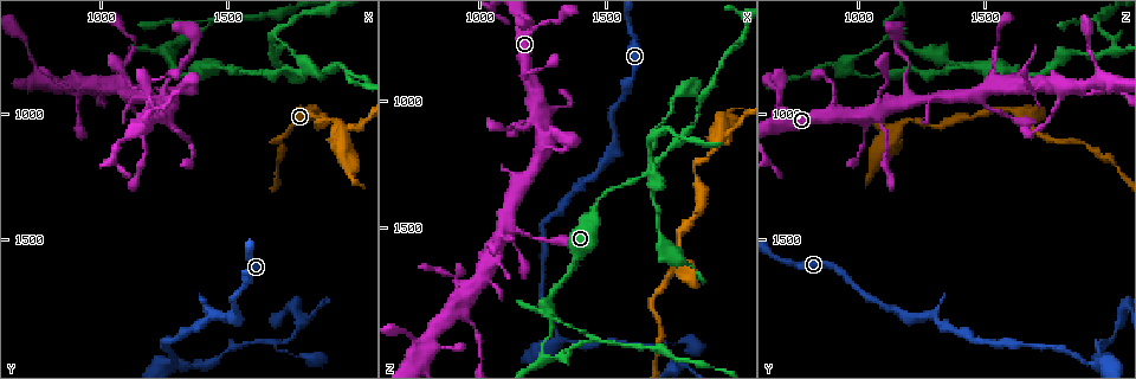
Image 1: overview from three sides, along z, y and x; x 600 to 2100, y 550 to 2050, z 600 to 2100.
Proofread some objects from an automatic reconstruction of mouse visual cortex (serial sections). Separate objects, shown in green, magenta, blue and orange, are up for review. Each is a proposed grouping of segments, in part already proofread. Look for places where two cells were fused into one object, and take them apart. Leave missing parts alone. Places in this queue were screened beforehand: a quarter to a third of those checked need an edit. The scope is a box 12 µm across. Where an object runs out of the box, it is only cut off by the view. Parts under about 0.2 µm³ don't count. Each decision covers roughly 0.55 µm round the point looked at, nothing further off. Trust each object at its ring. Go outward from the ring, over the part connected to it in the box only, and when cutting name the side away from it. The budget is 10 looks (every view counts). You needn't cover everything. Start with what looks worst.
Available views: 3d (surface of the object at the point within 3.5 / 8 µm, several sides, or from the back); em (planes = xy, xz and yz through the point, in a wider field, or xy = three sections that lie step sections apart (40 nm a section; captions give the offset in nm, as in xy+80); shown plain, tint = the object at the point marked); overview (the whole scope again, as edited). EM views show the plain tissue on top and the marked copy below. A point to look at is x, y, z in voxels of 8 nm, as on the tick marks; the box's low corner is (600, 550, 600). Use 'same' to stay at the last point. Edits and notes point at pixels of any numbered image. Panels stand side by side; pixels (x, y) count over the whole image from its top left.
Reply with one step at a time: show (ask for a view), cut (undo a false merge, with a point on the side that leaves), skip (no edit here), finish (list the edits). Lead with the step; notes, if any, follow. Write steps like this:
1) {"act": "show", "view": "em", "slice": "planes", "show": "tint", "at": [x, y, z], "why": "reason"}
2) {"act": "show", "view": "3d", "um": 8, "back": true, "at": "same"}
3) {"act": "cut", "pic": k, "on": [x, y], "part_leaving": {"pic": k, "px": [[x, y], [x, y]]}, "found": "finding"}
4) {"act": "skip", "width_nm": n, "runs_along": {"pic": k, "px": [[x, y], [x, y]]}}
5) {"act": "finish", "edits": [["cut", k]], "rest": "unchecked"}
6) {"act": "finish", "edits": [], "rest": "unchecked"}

{"act": "show", "view": "3d", "um": 3.5, "at": [1270, 750, 2020], "why": "sharp bend"}

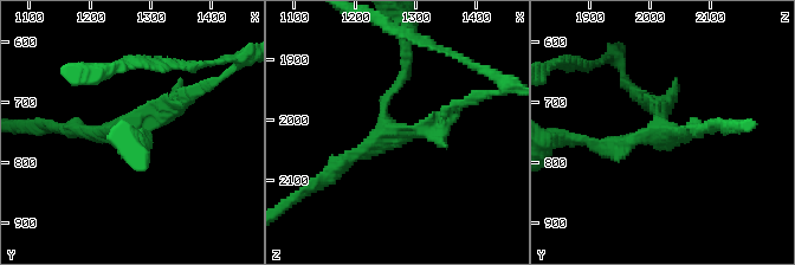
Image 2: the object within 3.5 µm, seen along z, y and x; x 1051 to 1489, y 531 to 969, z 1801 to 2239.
{"act": "show", "view": "em", "slice": "planes", "show": "tint", "at": [1265, 750, 2015], "arms": 3, "arm_widths_nm": [150, 200, 200], "why": "now the EM"}

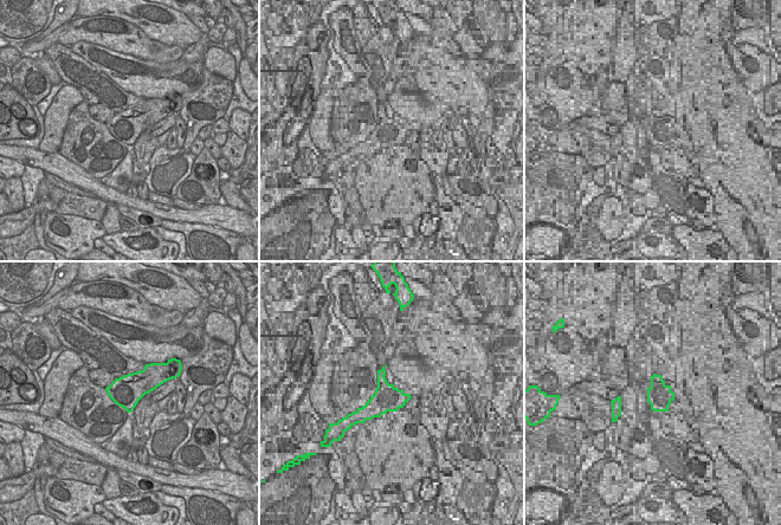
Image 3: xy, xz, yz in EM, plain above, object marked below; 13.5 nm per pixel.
{"act": "show", "view": "em", "slice": "xy", "step": 1, "show": "tint", "at": "same", "why": "another direction"}

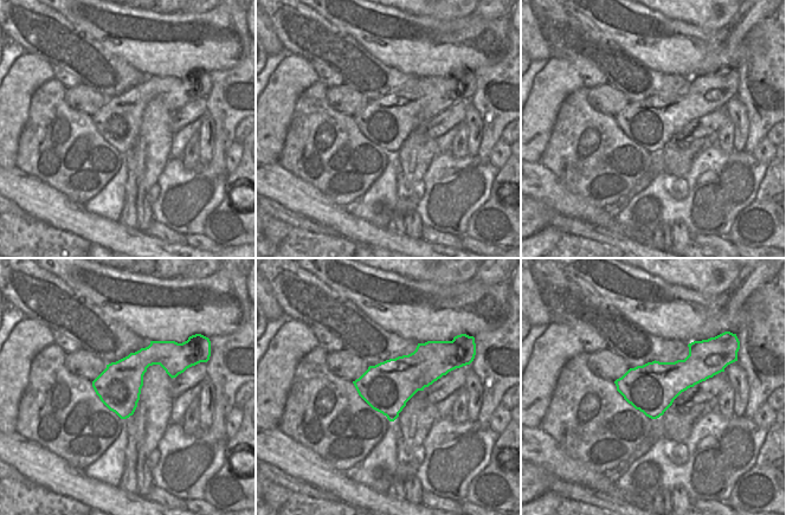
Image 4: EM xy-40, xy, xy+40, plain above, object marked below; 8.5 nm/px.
{"act": "skip", "runs_along": {"pic": 2, "px": [[596, 147], [664, 133], [642, 99]]}, "found": "continuous, no second cell"}

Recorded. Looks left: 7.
{"act": "show", "view": "3d", "um": 3.5, "at": [1950, 1050, 1150], "why": "two arms in line, one across"}

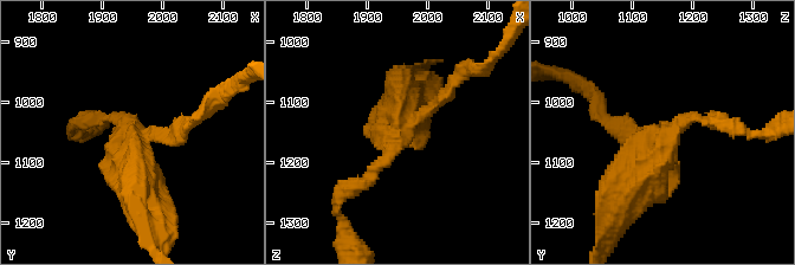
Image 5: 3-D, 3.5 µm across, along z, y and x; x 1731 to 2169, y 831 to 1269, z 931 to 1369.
{"act": "cut", "pic": 5, "on": [628, 166], "part_leaving": {"pic": 5, "px": [[679, 125], [627, 166], [621, 213]]}, "found": "two cells meet here"}

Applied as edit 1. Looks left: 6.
{"act": "show", "view": "overview", "why": "redraw"}

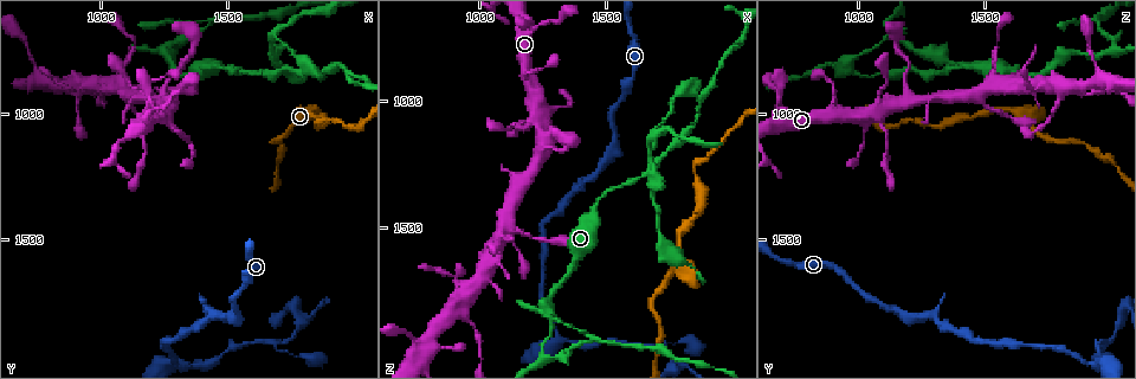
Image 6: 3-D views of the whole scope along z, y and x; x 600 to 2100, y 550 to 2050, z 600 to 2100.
{"act": "show", "view": "3d", "um": 3.5, "back": true, "at": [1890, 840, 980], "why": "three-way junction"}

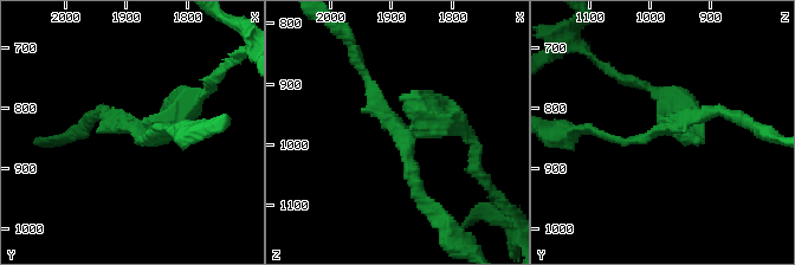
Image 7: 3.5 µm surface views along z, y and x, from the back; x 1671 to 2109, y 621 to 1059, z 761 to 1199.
{"act": "show", "view": "em", "slice": "xy", "step": 5, "show": "tint", "at": [1880, 835, 980], "arms": 3, "arm_widths_nm": [100, 200, 350]}

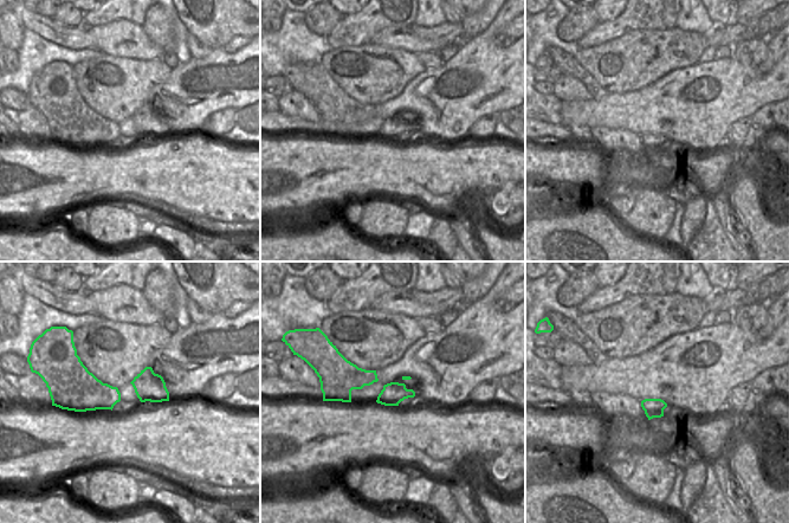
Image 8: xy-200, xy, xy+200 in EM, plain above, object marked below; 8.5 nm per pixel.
{"act": "cut", "pic": 7, "on": [435, 98], "part_leaving": {"pic": 7, "px": [[413, 128], [457, 124], [479, 173]]}, "found": "a second cell is stuck on"}

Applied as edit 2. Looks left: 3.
{"act": "show", "view": "3d", "um": 3.5, "back": true, "at": [950, 900, 1820], "why": "thin arm on a thick one"}

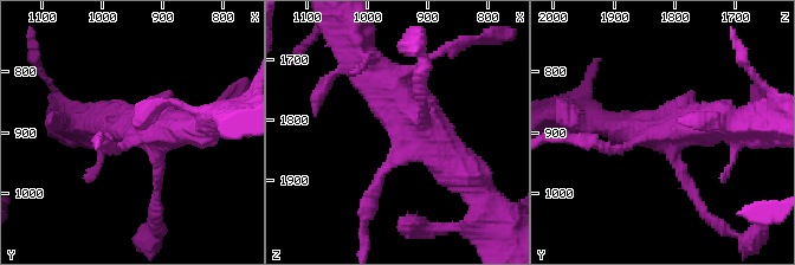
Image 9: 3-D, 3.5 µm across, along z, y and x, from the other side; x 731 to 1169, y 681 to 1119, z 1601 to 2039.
{"act": "show", "view": "em", "slice": "xy", "step": 2, "show": "tint", "at": [940, 905, 1810], "why": "need the tissue"}

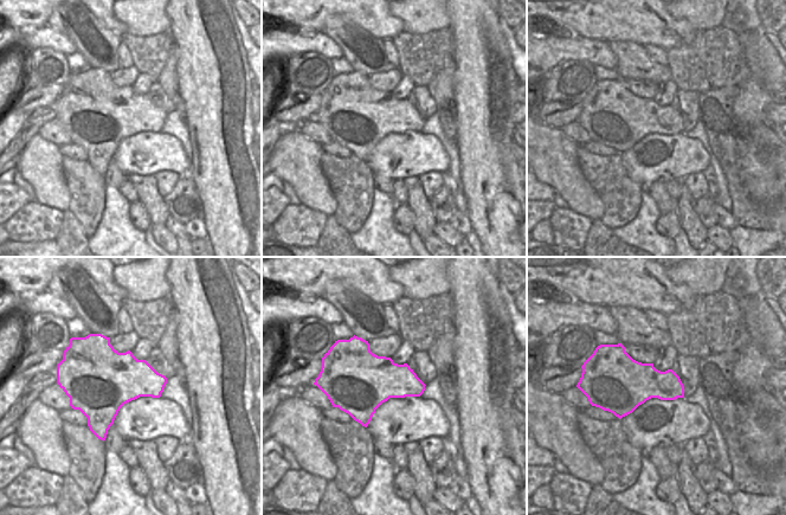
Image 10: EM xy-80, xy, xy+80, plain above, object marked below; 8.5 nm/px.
{"act": "skip", "runs_along": {"pic": 9, "px": [[360, 60], [465, 176]]}, "found": "continuous, no second cell"}

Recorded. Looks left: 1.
{"act": "finish", "edits": [["cut", 5], ["cut", 7]], "rest": "unchecked"}

